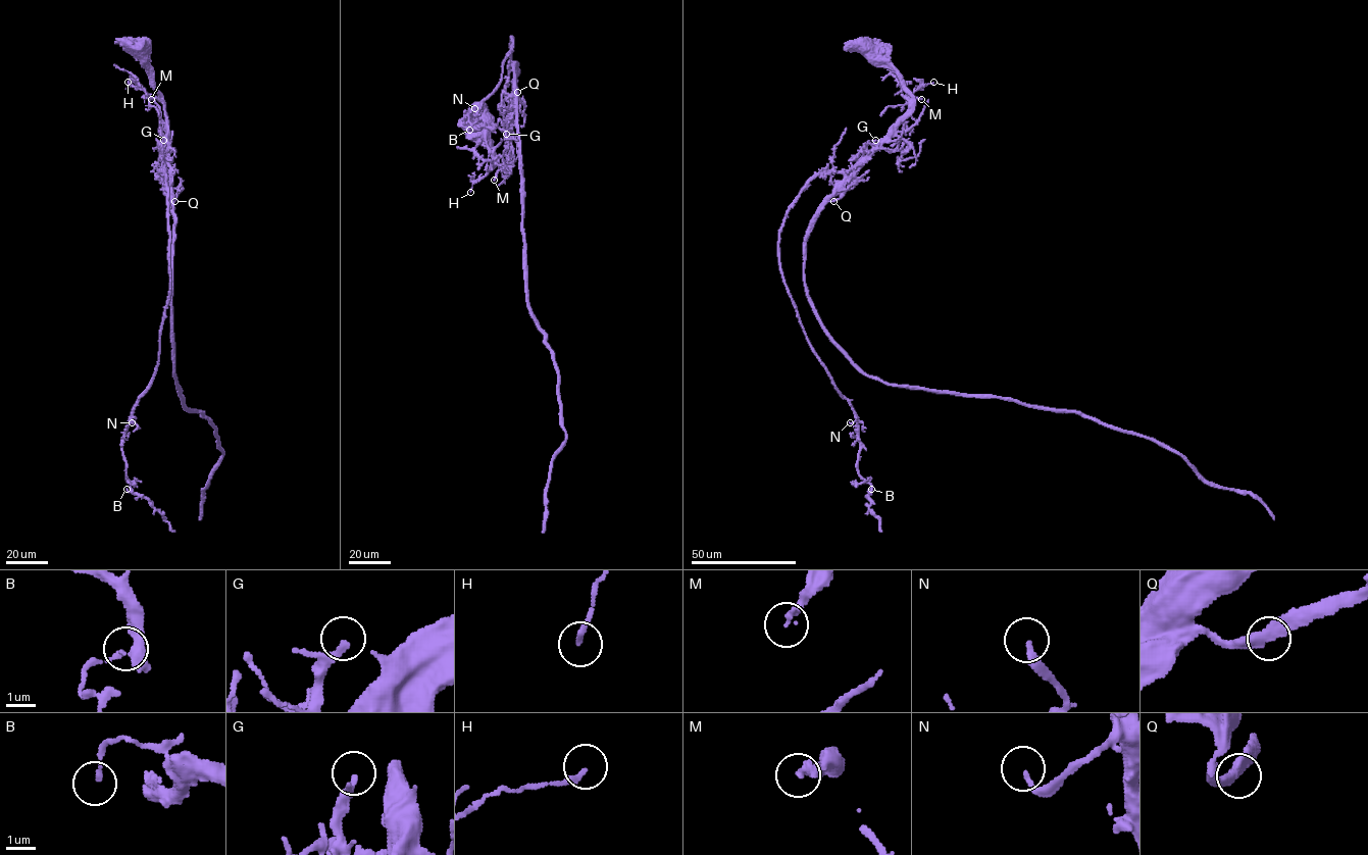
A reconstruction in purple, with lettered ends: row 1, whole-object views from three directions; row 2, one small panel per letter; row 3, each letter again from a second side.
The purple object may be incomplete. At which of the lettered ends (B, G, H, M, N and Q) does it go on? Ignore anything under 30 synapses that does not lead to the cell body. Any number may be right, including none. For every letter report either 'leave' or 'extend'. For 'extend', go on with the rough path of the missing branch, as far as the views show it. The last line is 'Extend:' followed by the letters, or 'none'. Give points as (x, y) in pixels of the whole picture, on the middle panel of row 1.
B: leave
G: leave
H: leave
M: extend; missing branch runs (494, 180), (493, 189), (472, 206)
N: leave
Q: leave
Extend: M

